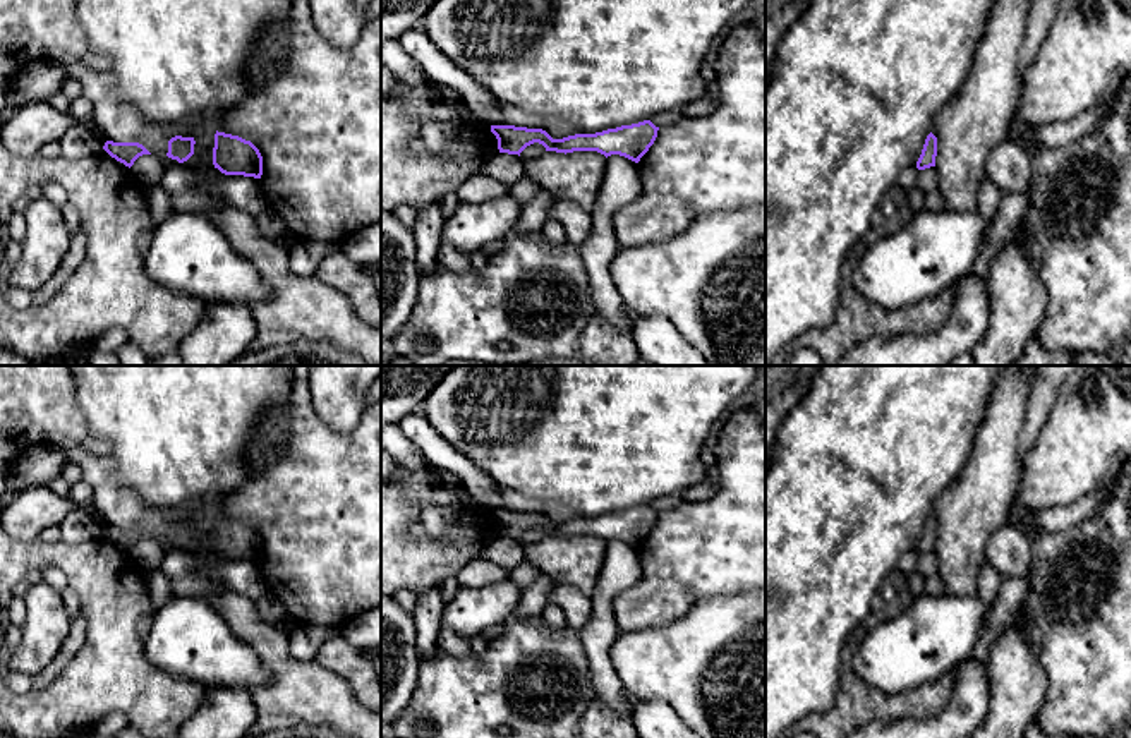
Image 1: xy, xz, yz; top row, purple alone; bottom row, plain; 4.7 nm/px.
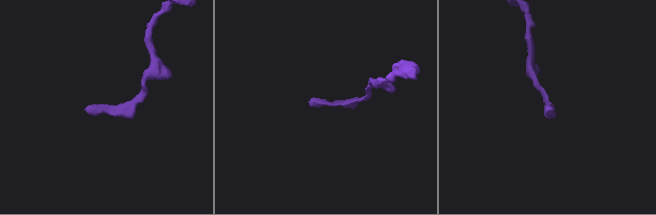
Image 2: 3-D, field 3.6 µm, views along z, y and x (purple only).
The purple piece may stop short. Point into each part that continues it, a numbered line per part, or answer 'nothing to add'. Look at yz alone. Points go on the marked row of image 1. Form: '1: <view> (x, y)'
nothing to add

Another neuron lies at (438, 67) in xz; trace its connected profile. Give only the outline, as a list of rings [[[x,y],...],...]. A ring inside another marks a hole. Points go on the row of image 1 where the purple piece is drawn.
[[[417,24],[398,38],[403,50],[420,64],[426,76],[458,91],[469,108],[479,120],[487,125],[510,125],[503,112],[498,108],[499,101],[477,79],[451,62],[426,34],[426,29]]]

